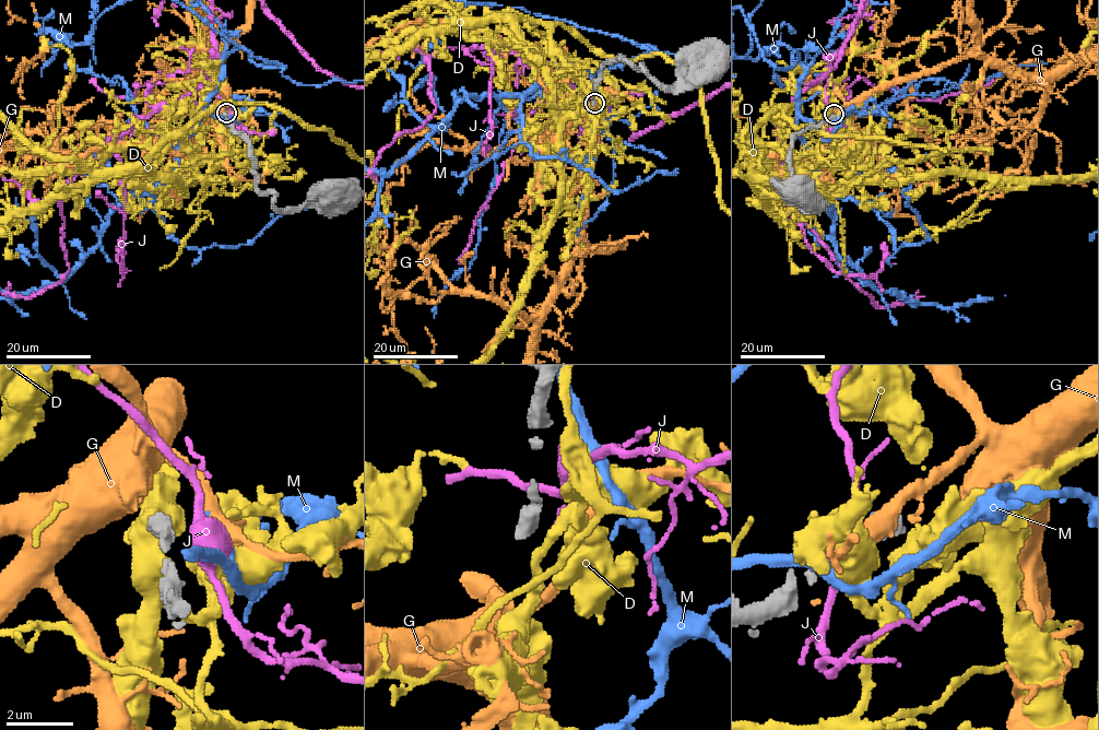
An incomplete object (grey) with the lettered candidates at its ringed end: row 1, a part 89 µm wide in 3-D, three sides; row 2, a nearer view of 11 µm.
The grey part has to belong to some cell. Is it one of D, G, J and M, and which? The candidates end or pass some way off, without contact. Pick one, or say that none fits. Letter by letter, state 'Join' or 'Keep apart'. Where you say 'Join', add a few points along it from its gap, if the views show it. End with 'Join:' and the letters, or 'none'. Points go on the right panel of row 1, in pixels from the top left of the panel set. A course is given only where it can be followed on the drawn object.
D: Keep apart
G: Join
J: Keep apart
M: Keep apart
Join: G

